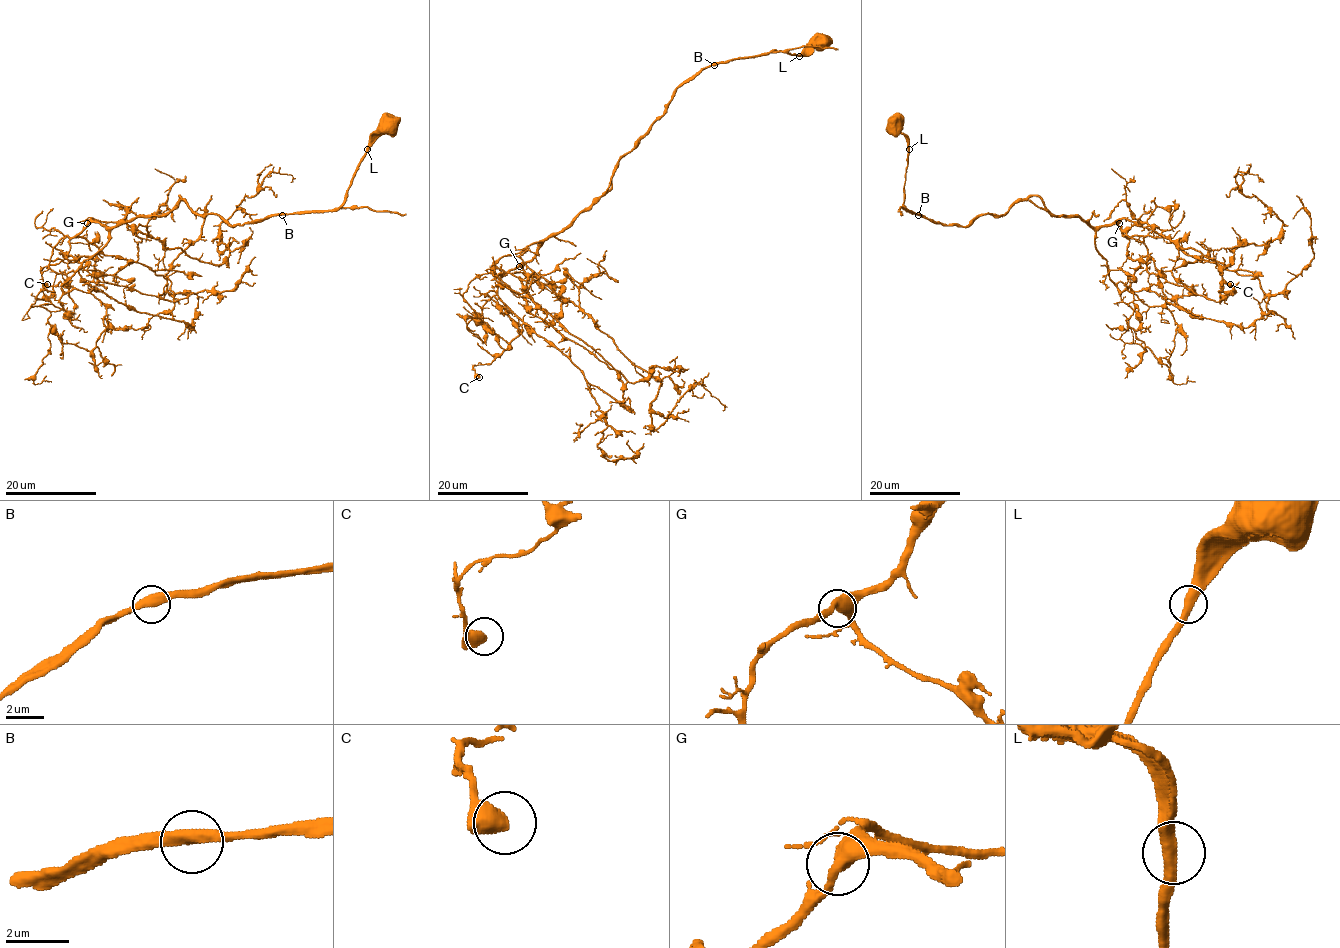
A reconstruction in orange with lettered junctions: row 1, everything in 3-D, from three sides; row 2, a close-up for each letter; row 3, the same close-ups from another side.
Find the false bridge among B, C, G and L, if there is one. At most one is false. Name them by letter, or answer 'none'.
none

